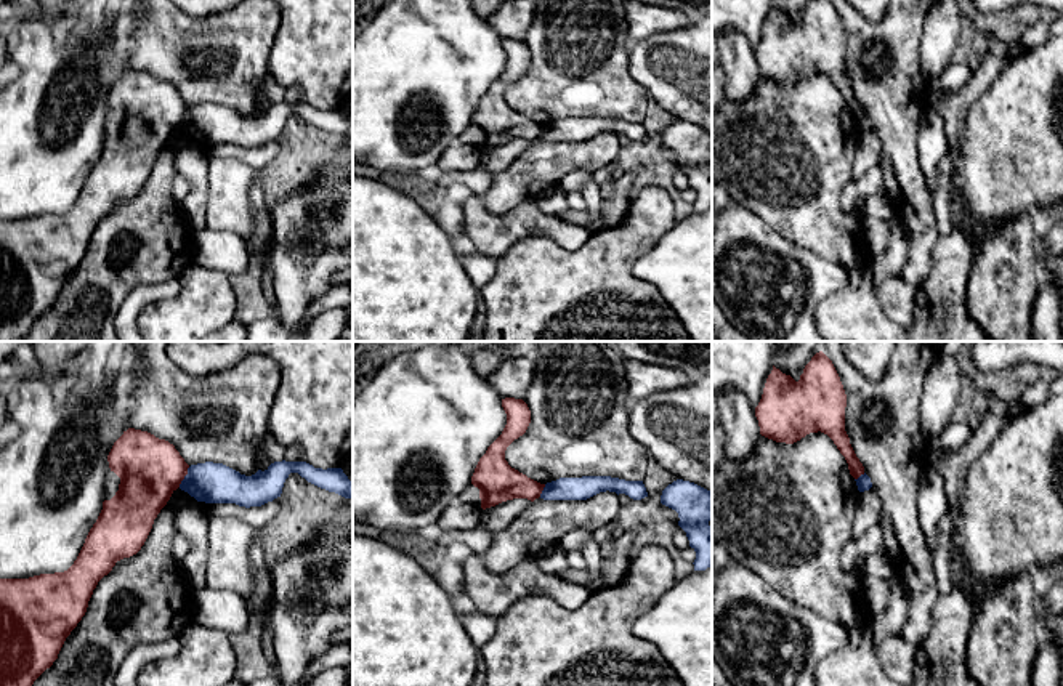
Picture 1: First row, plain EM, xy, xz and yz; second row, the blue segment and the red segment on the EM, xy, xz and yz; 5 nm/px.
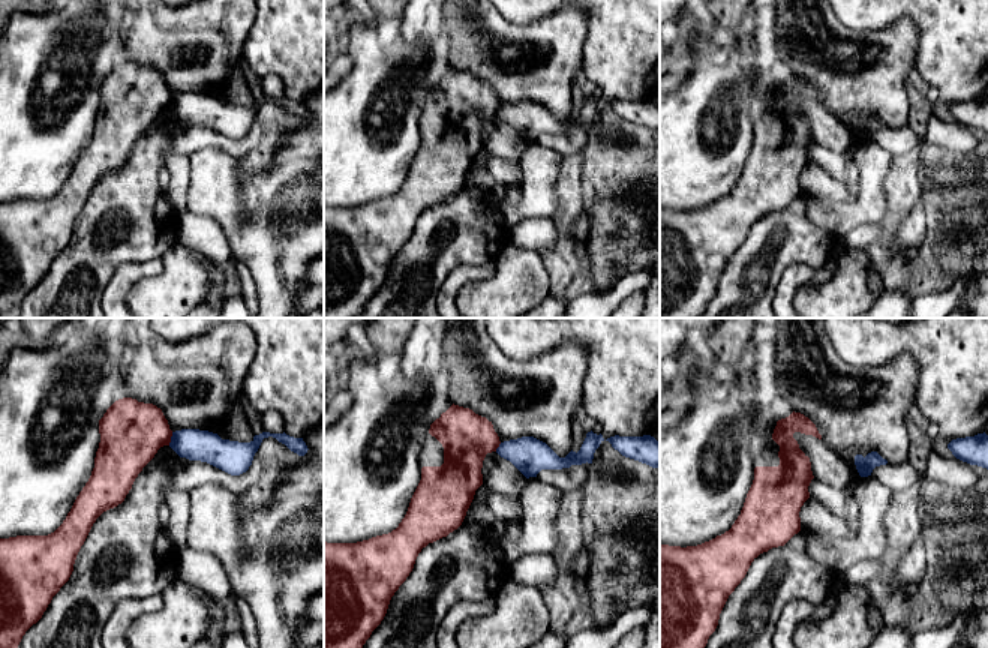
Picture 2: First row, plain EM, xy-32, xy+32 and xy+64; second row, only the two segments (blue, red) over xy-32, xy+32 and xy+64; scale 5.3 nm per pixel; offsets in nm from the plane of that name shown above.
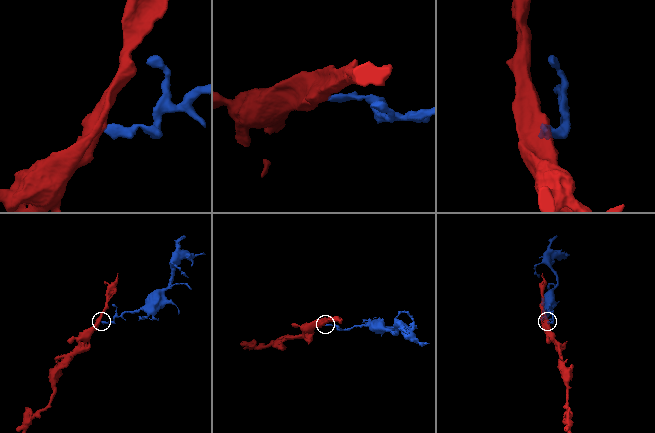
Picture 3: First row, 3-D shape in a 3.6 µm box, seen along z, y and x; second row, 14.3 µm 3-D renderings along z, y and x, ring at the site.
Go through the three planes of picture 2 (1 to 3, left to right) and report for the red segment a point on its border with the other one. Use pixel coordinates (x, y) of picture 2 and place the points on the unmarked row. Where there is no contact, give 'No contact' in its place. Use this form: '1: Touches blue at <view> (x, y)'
1: Touches blue at xy-32 (171, 102)
2: Touches blue at xy+32 (498, 111)
3: No contact

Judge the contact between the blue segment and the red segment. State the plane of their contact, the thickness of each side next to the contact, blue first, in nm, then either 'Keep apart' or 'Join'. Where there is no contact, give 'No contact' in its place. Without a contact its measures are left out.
Touches blue in xy. Thickness 200 nm (blue) against 320 nm. Keep apart

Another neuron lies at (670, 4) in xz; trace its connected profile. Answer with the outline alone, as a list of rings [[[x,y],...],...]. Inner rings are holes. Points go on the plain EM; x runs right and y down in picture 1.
[[[627,0],[627,2],[637,2],[640,5],[667,6],[667,8],[673,8],[673,10],[681,10],[685,5],[704,6],[704,5],[710,3],[712,0]]]

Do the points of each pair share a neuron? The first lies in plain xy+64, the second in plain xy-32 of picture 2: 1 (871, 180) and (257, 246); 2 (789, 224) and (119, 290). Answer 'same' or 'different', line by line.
1: same
2: different

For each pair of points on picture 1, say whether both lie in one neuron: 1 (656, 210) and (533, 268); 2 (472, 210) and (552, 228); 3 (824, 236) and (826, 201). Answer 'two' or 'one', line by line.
1: one
2: one
3: one

